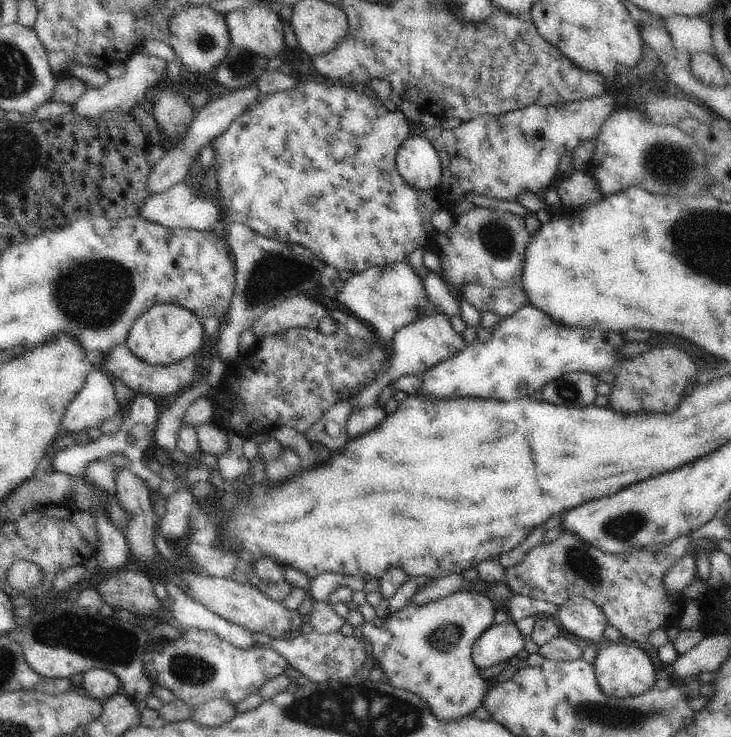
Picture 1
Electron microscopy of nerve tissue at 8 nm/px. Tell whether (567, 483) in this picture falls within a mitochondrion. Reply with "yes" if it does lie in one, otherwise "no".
no

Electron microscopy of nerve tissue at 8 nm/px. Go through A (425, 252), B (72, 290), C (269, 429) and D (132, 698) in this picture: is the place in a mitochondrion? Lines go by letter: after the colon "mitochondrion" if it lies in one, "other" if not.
A: other
B: mitochondrion
C: other
D: other

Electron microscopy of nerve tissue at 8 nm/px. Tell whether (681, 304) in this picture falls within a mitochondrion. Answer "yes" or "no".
no

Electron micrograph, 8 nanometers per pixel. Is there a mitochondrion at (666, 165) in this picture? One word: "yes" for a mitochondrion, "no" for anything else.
yes

